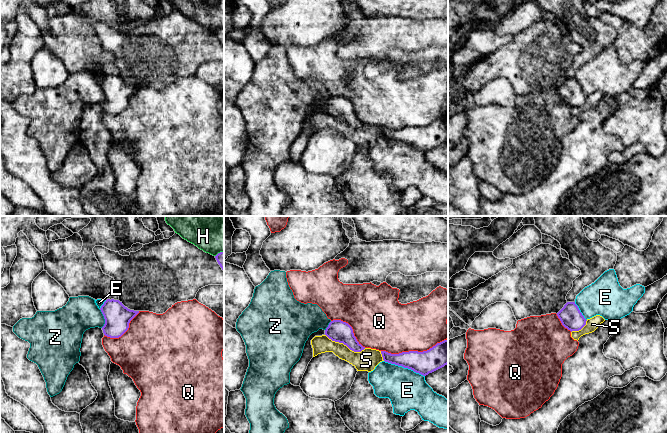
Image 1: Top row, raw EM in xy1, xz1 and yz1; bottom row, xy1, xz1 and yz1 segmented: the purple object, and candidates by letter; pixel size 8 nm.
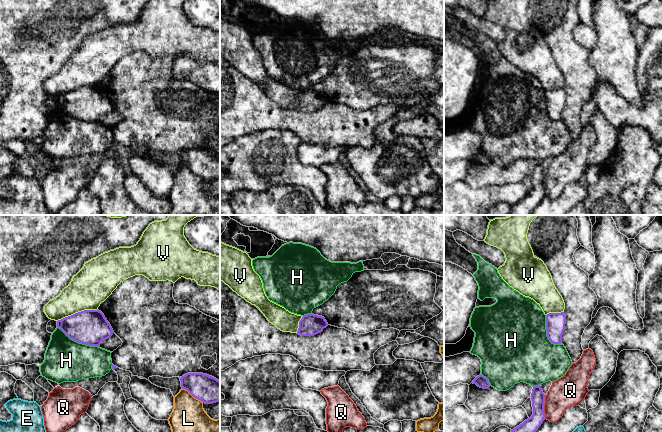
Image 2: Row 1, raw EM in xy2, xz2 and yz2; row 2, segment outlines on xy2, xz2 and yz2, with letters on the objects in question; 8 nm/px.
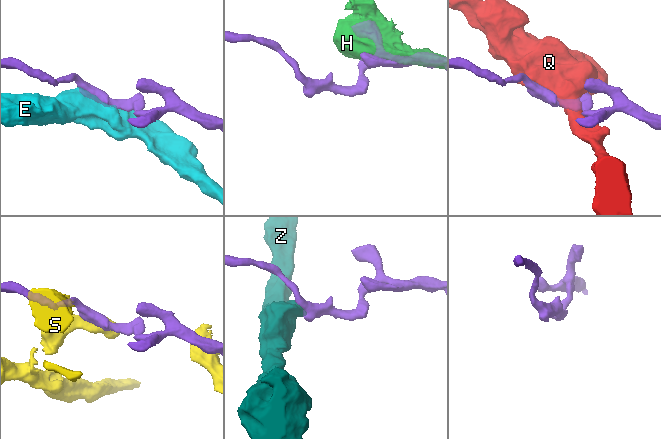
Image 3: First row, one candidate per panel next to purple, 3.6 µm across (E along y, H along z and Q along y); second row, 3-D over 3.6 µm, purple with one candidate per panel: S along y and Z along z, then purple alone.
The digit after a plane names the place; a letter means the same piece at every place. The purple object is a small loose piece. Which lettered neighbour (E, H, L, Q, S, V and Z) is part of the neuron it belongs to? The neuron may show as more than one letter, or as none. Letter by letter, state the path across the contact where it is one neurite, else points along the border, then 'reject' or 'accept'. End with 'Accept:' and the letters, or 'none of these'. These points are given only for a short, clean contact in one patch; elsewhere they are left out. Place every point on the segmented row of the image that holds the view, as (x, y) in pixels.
E: reject
H: reject
L: reject
Q: reject
S: reject
V: border xy2 (96, 309), (84, 309), (57, 321); reject
Z: border xy1 (99, 309), (104, 319), (102, 327); reject
Accept: none of these

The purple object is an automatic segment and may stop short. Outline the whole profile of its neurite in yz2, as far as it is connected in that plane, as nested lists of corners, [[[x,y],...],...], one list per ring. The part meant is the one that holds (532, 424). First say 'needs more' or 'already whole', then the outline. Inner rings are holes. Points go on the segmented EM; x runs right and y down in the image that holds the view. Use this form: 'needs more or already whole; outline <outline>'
already whole; outline [[[534,386],[531,393],[533,415],[511,432],[536,432],[545,420],[544,404],[545,394],[541,386]]]

